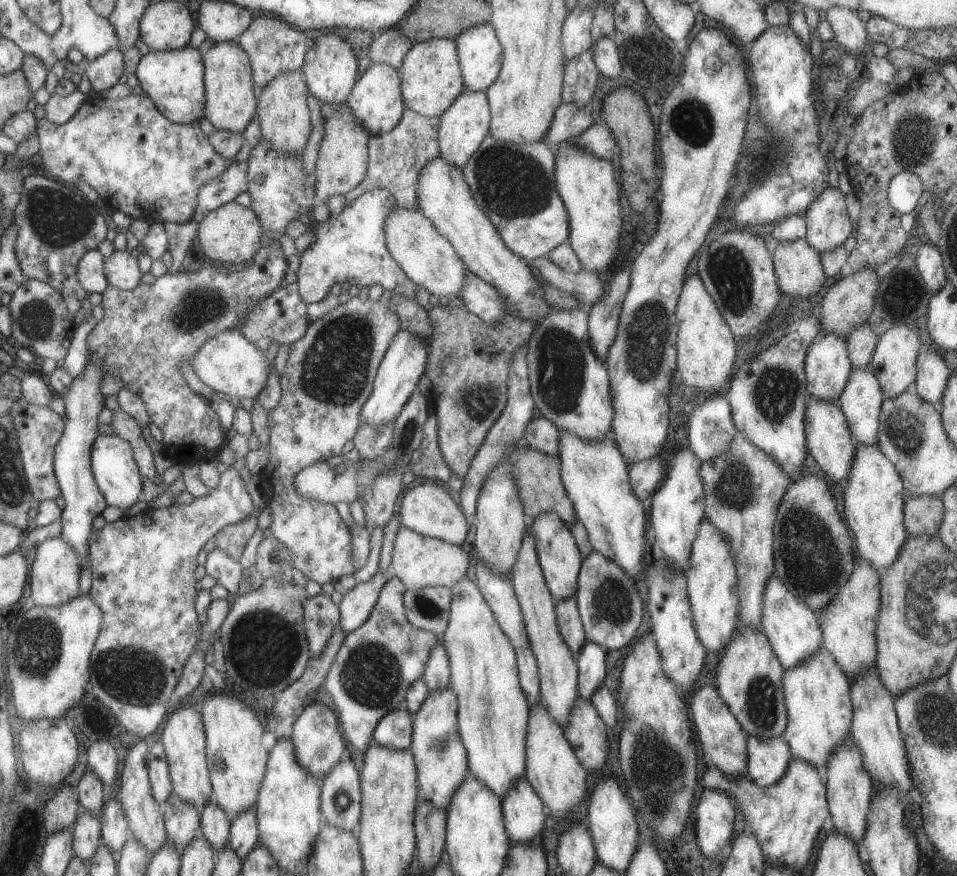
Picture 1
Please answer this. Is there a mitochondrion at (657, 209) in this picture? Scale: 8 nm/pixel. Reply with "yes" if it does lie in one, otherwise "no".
no

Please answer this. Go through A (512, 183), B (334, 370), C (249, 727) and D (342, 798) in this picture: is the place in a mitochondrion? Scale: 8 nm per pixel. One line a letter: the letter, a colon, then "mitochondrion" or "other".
A: mitochondrion
B: mitochondrion
C: other
D: mitochondrion

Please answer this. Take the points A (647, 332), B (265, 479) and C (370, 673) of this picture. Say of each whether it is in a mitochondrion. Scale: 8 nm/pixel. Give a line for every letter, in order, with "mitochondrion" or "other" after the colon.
A: mitochondrion
B: other
C: mitochondrion

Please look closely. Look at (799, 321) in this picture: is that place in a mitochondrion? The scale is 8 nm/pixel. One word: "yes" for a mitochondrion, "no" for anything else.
no

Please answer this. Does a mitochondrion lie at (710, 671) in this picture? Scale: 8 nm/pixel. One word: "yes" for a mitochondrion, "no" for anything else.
no

